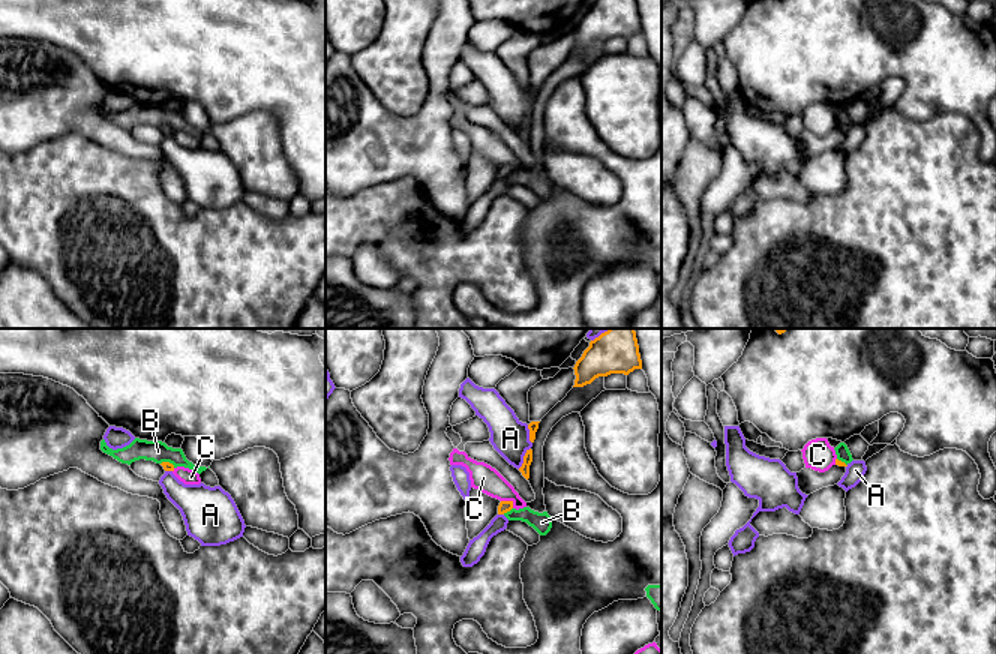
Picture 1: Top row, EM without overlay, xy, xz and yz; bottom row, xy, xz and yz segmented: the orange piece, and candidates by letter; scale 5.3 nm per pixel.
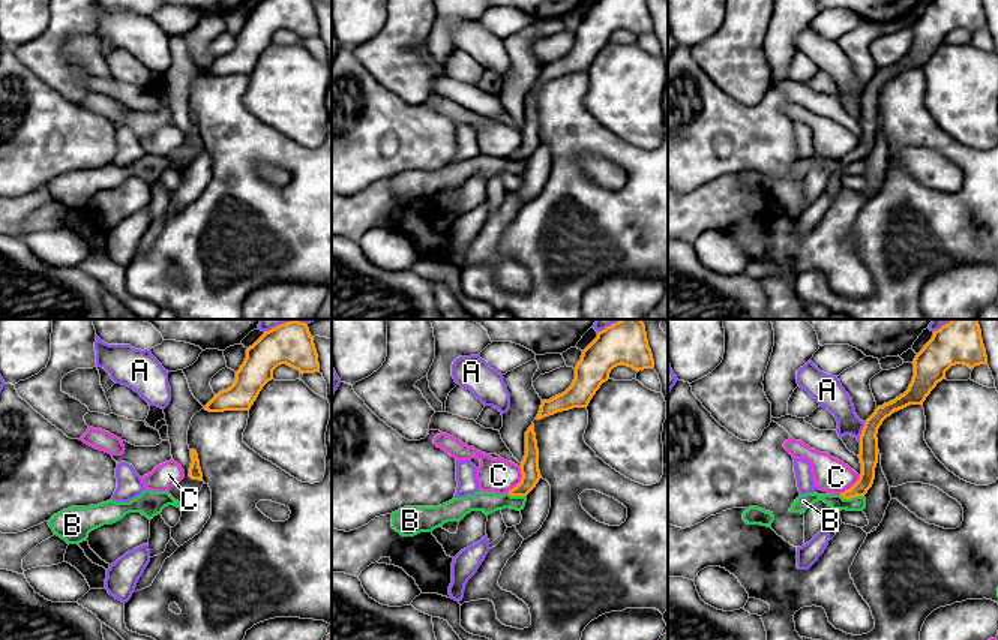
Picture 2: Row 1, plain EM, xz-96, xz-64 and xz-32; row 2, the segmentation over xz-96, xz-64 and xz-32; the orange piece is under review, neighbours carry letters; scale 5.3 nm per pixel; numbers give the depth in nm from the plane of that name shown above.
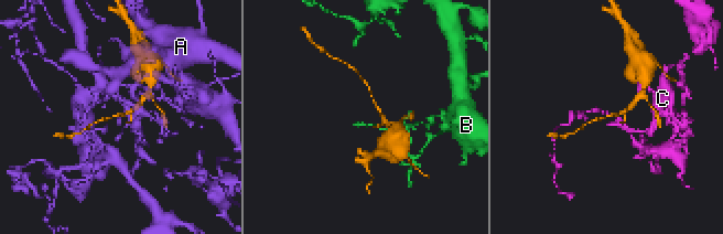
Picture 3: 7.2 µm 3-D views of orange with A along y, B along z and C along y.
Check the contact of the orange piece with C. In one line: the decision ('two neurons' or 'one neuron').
two neurons

